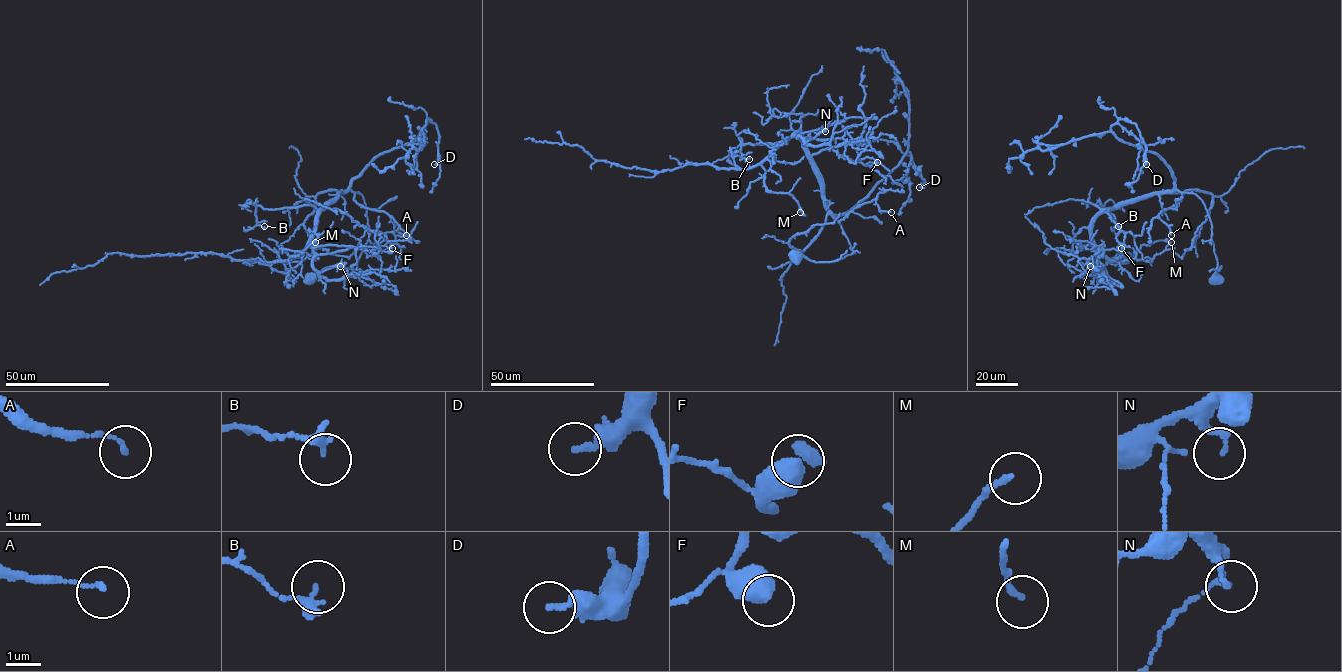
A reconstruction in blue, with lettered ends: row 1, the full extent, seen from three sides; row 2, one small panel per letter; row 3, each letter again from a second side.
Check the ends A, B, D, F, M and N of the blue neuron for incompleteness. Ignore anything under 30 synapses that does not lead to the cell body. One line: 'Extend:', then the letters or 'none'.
Extend: D

